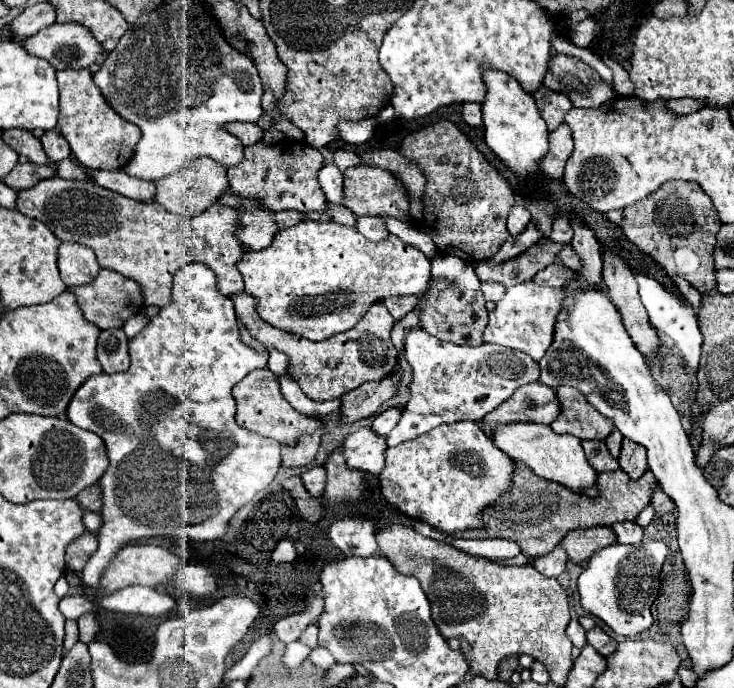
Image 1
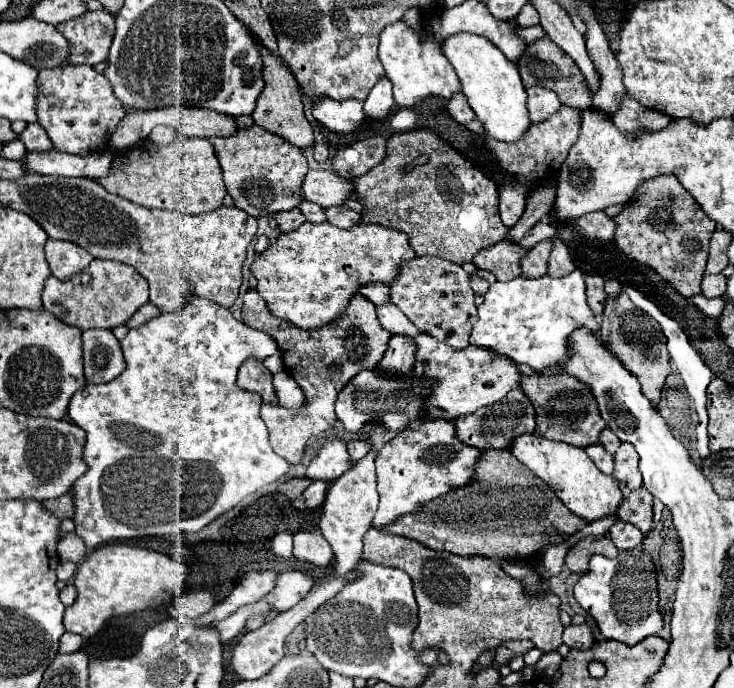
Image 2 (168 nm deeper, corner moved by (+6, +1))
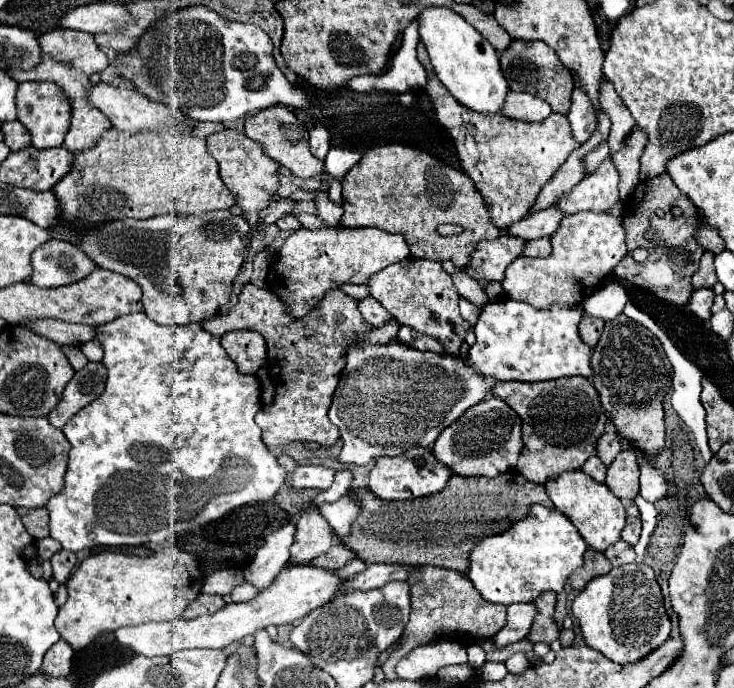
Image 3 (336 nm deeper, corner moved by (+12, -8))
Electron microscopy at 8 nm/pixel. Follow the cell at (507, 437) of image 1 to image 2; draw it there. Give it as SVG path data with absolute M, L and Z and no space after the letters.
M522 434L518 440L514 440L510 452L524 466L528 466L536 476L540 476L550 488L554 488L558 498L564 502L564 506L572 514L576 514L588 522L616 516L616 510L624 498L620 484L618 484L618 480L614 480L614 476L602 474L594 466L594 462L586 456L584 450L570 448L568 444L558 444L558 442L546 440L536 434Z

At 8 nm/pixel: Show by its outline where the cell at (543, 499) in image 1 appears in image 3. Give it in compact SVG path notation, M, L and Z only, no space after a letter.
M516 469L500 477L460 477L452 475L446 487L424 499L382 501L368 489L352 489L362 499L362 513L352 525L352 535L342 537L350 549L366 563L404 563L436 565L468 571L470 551L488 535L498 535L528 517L532 505L554 509L544 485L522 477Z

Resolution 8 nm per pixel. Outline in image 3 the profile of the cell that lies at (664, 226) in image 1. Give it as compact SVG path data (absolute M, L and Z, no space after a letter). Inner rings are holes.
M668 175L652 177L648 181L640 181L632 193L632 197L624 203L624 229L626 229L626 257L616 265L614 275L652 291L656 297L670 301L674 305L686 305L692 295L690 279L698 269L704 247L696 241L696 233L702 227L698 209L688 201L688 197L672 183ZM672 207L680 207L684 211L682 217L674 217L670 213ZM656 209L662 209L664 215L658 217ZM644 247L650 255L644 263L636 263L630 255L632 249Z

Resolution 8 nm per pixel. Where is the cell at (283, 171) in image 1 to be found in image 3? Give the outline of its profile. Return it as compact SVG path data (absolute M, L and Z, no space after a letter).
M226 129L222 133L210 135L208 137L208 153L216 159L224 185L232 193L236 193L236 205L242 209L244 219L254 229L258 223L260 211L272 203L272 197L276 195L276 191L280 187L280 177L278 177L280 165L264 153L264 147L260 147L258 141L252 141L250 137L238 133L236 129Z

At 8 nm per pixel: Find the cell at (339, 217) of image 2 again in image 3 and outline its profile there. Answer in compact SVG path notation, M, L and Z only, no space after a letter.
M302 213L302 215L296 215L298 217L298 221L302 223L302 227L306 227L306 229L320 229L320 227L326 227L324 225L324 221L320 221L320 217L316 217L316 215L306 215L306 213Z

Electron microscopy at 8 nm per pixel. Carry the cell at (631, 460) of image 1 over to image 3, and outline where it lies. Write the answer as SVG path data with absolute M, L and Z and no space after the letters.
M624 449L608 467L606 485L618 499L632 501L638 495L638 475L640 471L638 471L636 455L630 449Z

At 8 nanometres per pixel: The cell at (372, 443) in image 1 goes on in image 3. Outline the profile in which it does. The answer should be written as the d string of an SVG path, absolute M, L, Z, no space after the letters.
M282 455L278 457L278 463L292 475L292 487L312 487L312 489L330 489L334 479L334 469L322 467L322 465L296 465L290 457Z

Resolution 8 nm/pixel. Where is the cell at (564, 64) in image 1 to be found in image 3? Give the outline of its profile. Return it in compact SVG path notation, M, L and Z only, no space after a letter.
M512 41L510 47L500 55L500 65L504 77L508 79L510 91L526 91L540 99L544 99L554 113L568 113L570 95L574 89L574 81L570 71L556 57L556 51L542 41Z

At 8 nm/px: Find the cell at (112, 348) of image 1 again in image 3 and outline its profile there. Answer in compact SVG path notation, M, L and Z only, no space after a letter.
M88 361L76 375L72 377L70 385L64 389L60 405L48 415L48 421L62 429L66 421L92 399L96 399L106 389L108 371L100 361Z

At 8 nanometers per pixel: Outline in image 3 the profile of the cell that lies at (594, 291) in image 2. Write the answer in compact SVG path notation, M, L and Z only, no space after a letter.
M582 315L582 321L580 321L580 337L584 343L588 343L590 347L594 347L598 343L598 337L602 333L602 327L604 327L604 321L602 319L594 319L590 315Z

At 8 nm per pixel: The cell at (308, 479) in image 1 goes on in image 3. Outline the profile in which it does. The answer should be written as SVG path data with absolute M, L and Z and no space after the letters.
M308 507L300 513L300 519L296 523L296 535L290 549L290 559L296 565L304 565L314 557L326 553L332 541L334 541L332 531L324 521L324 517L320 515L320 511L316 507Z

